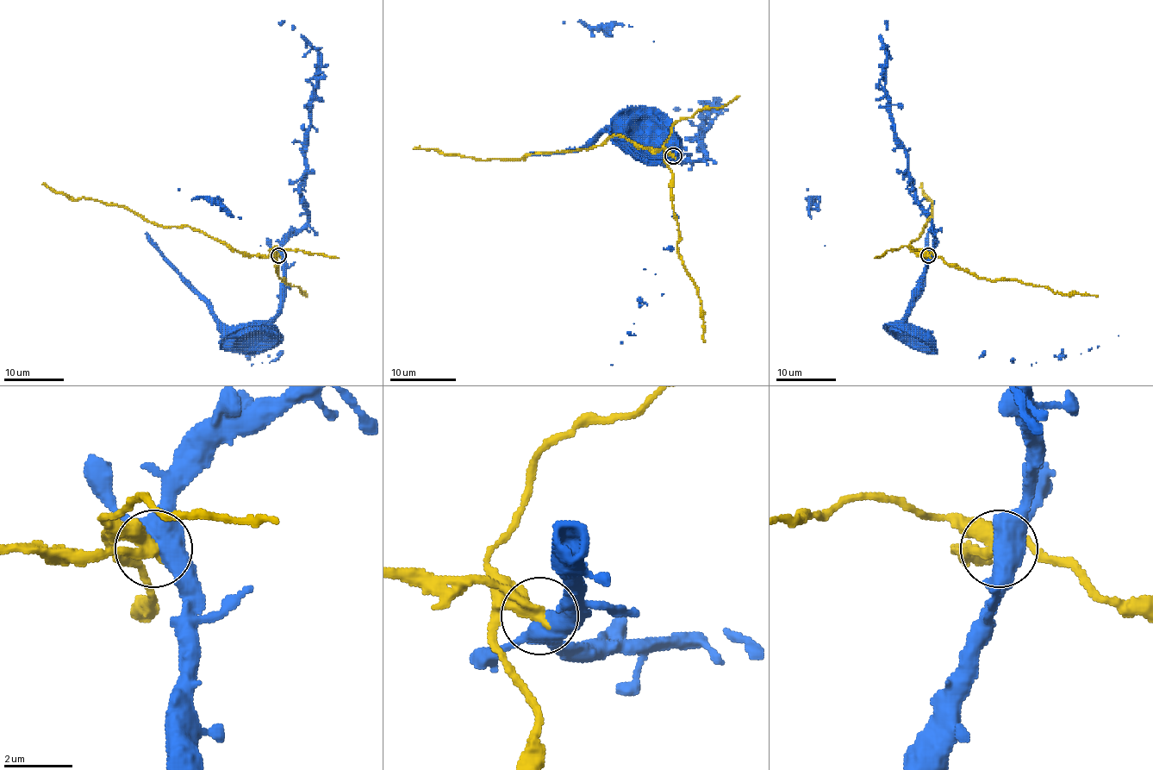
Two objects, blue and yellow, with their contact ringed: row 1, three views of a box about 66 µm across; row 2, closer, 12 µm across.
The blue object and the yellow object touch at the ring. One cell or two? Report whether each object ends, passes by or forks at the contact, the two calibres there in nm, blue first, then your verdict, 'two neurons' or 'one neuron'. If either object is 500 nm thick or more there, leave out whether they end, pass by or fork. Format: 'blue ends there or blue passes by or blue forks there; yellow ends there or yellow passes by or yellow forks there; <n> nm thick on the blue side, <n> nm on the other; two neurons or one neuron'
blue forks there; yellow passes by; 440 nm thick on the blue side, 340 nm on the other; two neurons

